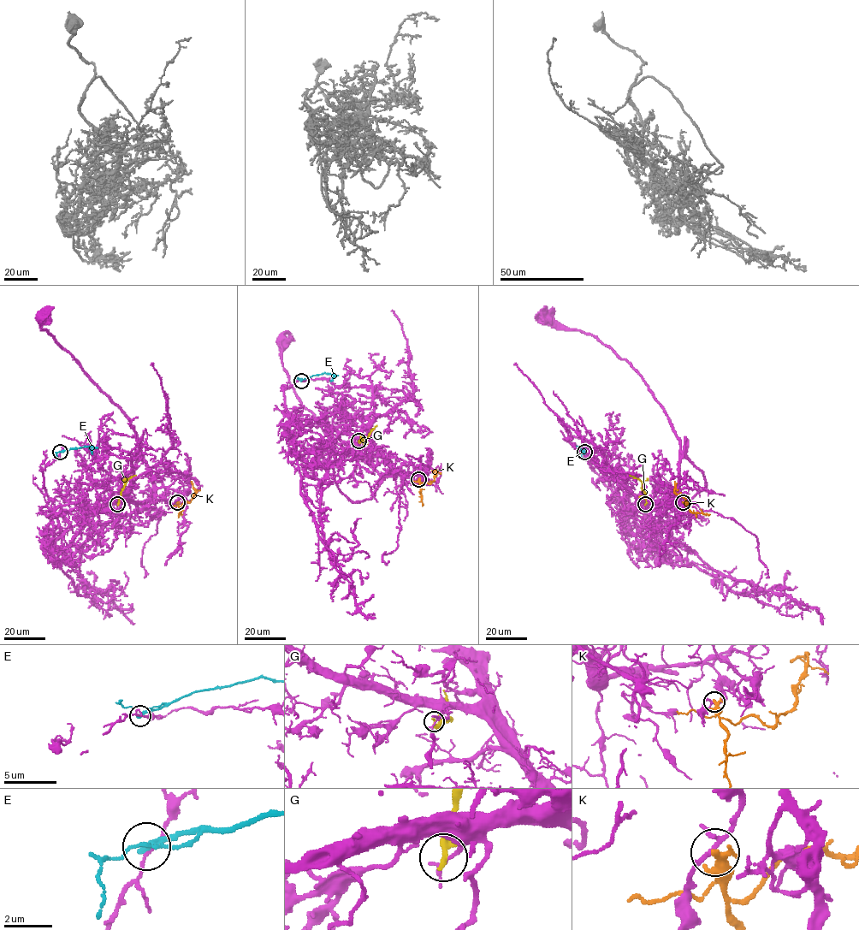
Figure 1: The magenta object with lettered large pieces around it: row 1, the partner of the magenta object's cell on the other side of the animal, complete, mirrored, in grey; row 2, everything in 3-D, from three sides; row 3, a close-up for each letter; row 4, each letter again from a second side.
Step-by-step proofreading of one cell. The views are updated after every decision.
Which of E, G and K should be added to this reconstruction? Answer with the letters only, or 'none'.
none

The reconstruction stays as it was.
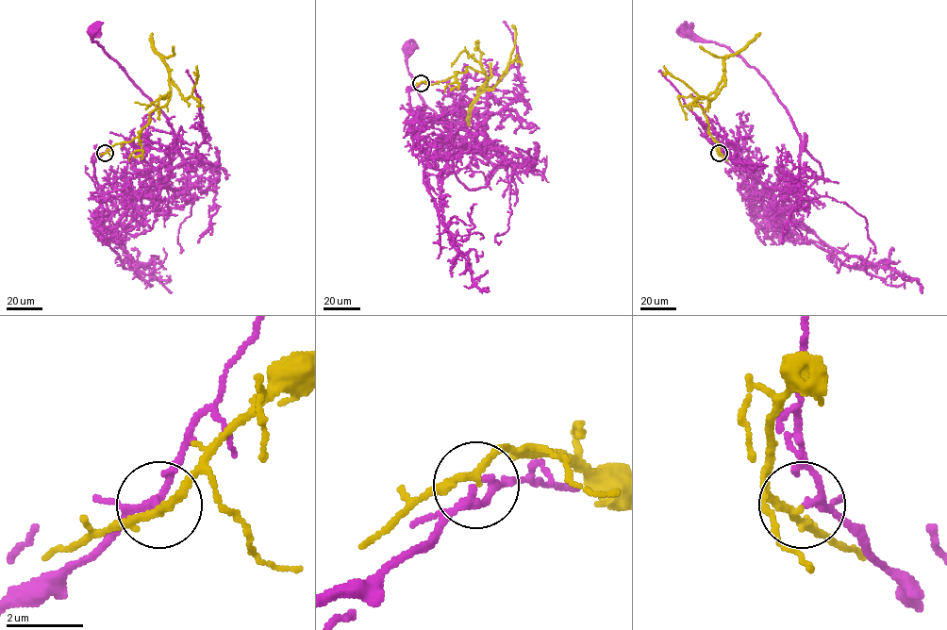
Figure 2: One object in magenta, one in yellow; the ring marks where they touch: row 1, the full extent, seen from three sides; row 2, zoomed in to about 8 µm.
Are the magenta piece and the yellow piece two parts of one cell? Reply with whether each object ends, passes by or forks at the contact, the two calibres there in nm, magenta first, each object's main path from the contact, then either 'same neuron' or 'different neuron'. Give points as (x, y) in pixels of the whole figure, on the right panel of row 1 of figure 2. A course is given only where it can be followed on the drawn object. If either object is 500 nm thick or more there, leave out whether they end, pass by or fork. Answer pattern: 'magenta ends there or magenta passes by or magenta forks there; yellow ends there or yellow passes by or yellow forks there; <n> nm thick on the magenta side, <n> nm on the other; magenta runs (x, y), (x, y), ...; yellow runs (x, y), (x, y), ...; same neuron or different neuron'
magenta passes by; yellow passes by; 180 nm thick on the magenta side, 170 nm on the other; magenta runs (719, 153), (750, 194), (800, 182), (800, 135), (768, 81), (725, 46), (696, 41), (684, 30); yellow runs (719, 153), (720, 144), (709, 133), (704, 110), (724, 78), (720, 92), (709, 99), (662, 72); different neuron

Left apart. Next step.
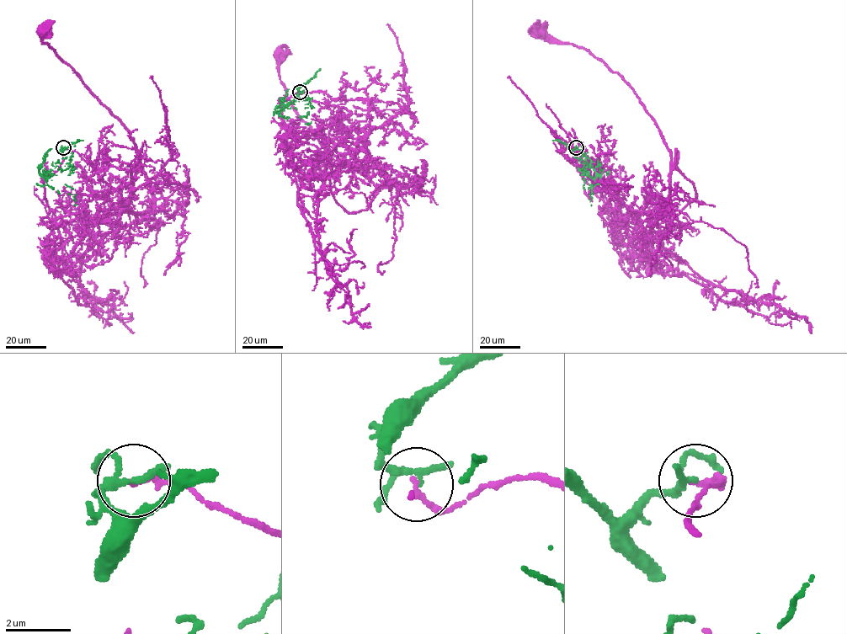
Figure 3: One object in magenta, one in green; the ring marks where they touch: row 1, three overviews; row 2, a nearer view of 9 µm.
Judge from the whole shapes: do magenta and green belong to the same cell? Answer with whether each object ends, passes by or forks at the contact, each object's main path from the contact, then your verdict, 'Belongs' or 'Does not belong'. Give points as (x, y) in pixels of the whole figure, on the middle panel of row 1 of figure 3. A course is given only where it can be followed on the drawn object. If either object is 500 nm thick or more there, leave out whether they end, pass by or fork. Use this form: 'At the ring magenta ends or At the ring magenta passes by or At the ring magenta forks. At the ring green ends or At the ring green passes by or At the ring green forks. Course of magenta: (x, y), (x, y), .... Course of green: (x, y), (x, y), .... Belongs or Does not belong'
At the ring magenta ends. At the ring green forks. Course of magenta: (300, 93), (367, 102), (364, 146), (389, 187), (376, 187), (326, 150), (300, 119), (280, 81), (280, 54). Course of green: (300, 93), (283, 109), (311, 106), (310, 100), (301, 100). Does not belong

